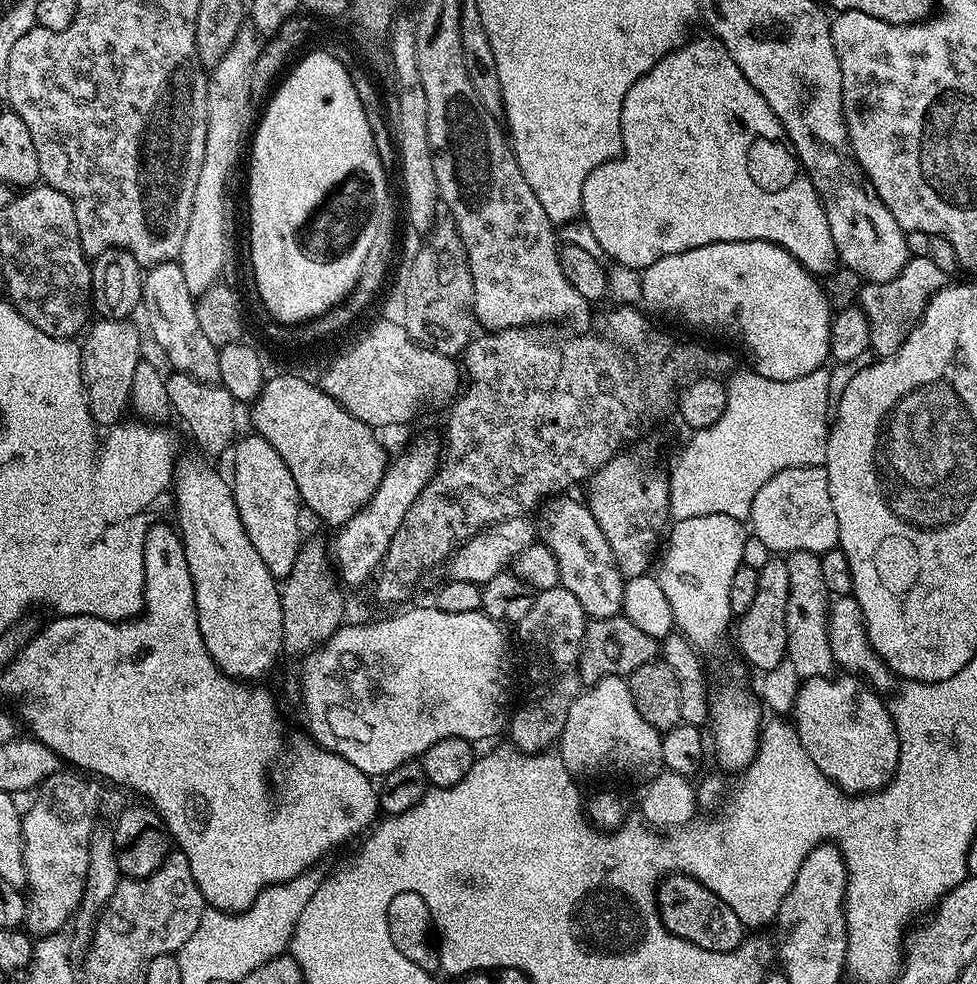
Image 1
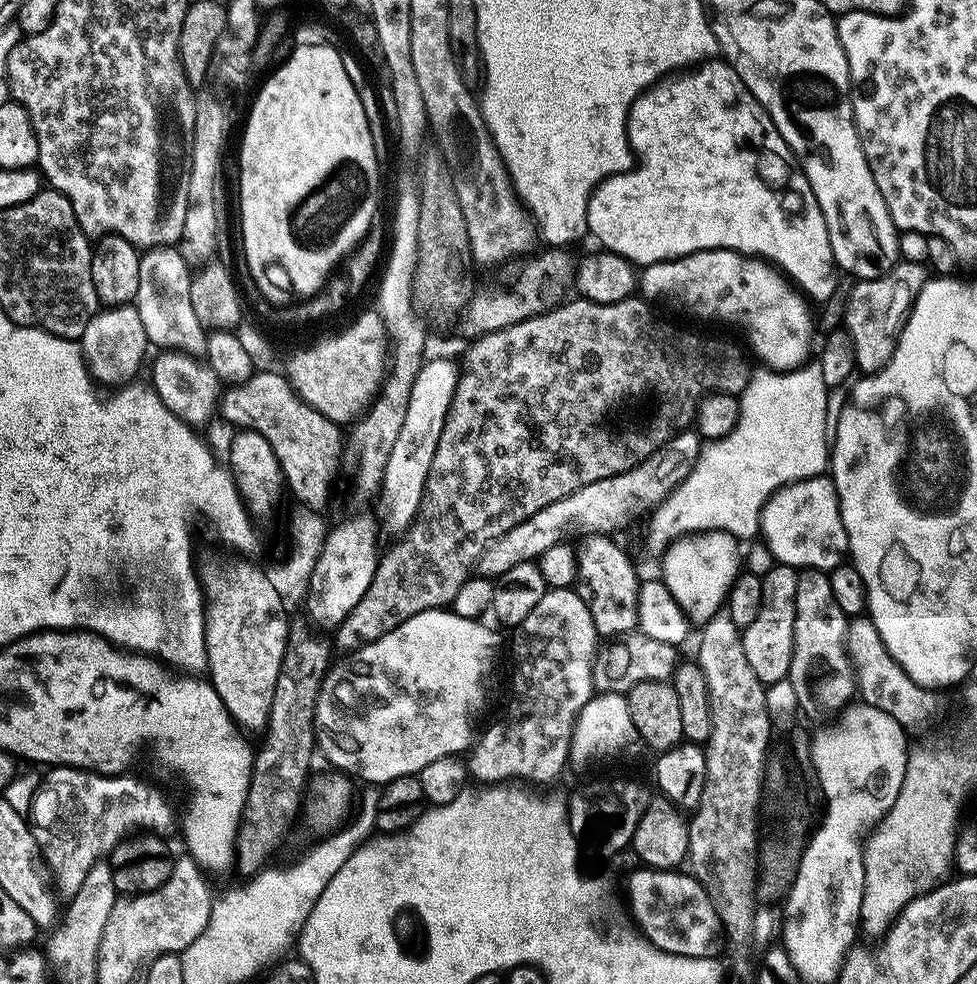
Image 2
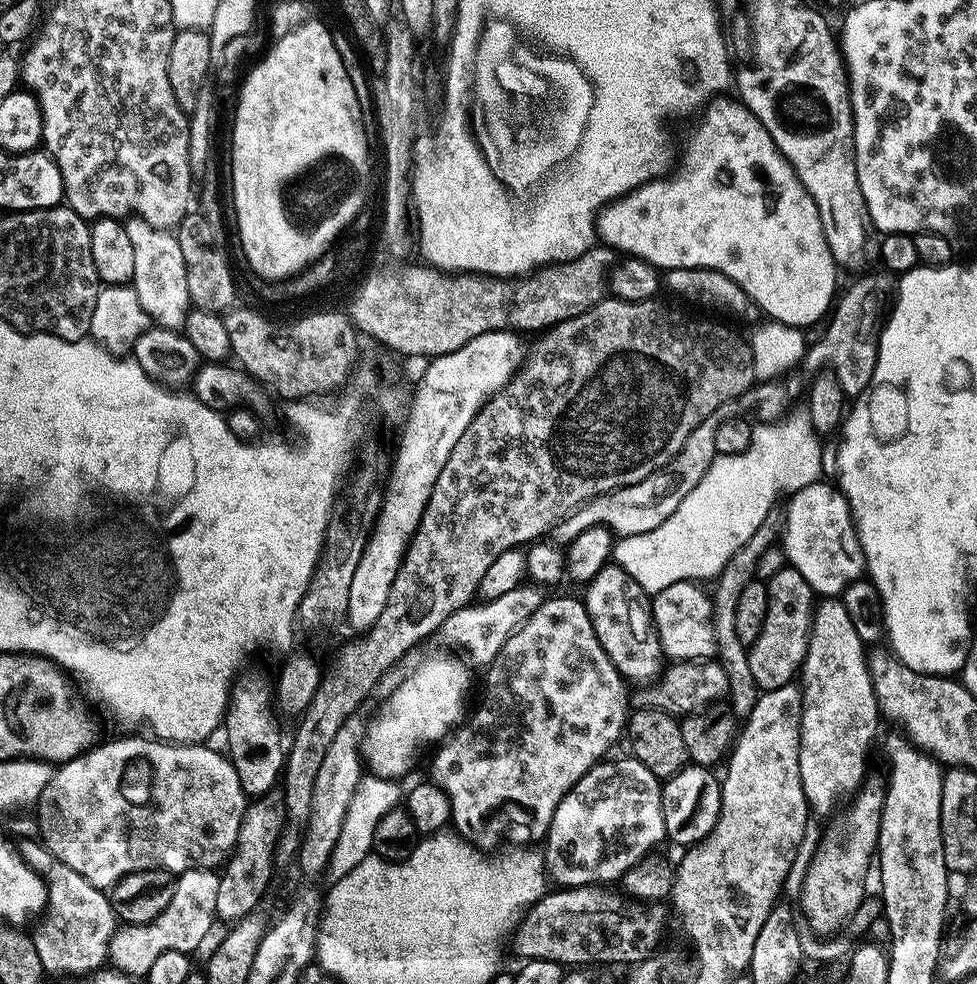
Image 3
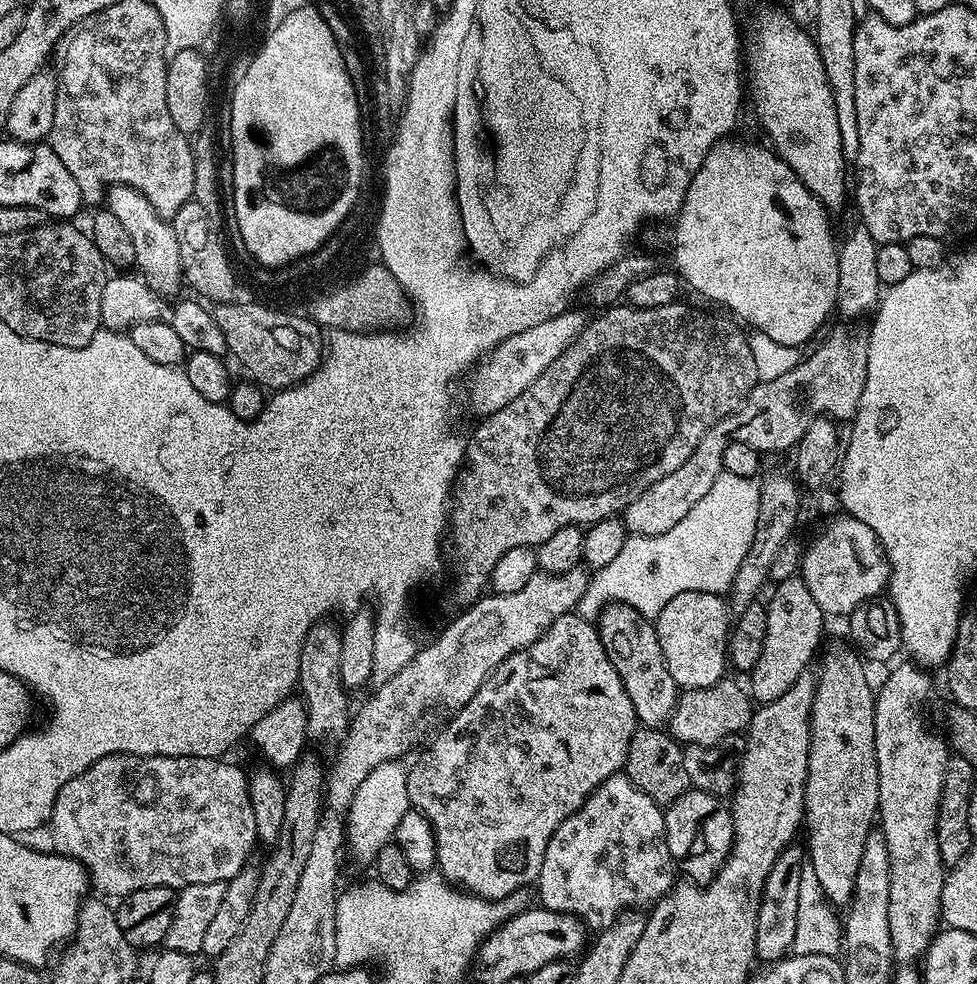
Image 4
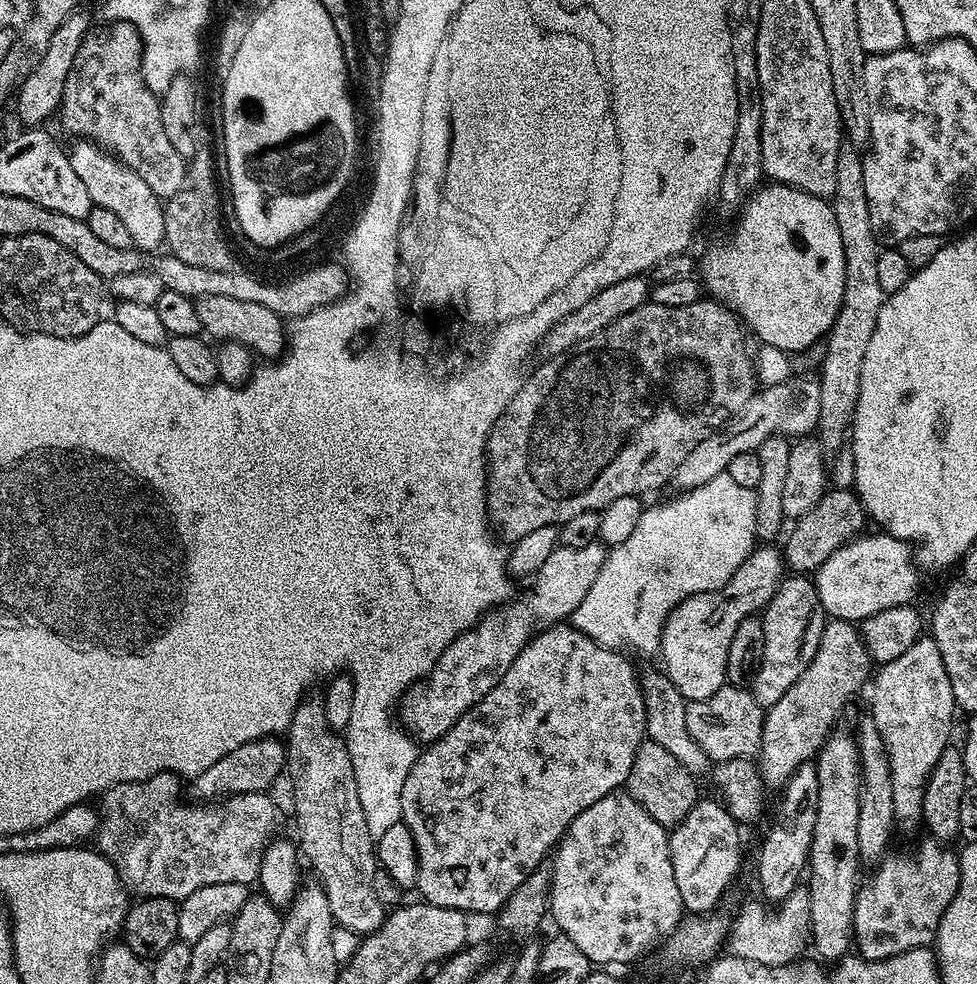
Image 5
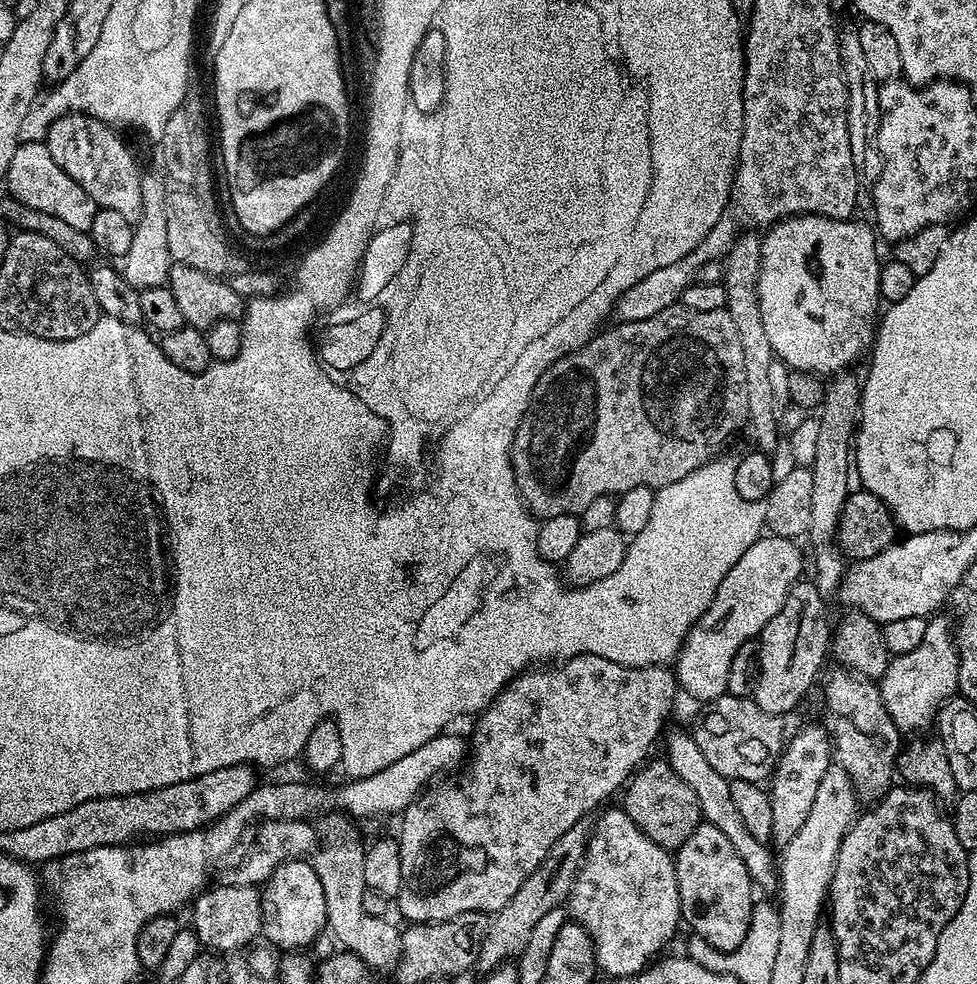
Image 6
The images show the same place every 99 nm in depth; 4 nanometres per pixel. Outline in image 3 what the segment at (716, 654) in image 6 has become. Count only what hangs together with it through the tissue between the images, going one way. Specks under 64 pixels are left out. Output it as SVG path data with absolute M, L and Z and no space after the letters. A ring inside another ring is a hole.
M683 580L674 582L674 586L666 586L666 590L655 593L651 597L652 623L660 639L660 646L665 657L676 662L703 662L716 656L715 630L712 625L712 601L709 593L703 592L699 583Z

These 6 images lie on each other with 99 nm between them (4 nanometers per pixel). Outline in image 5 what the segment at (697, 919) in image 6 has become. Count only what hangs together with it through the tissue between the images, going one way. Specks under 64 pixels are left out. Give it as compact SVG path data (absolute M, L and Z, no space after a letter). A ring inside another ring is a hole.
M697 799L686 818L671 829L668 845L670 862L674 866L674 882L682 894L684 911L688 914L712 914L717 911L720 899L740 872L741 825L725 810L719 799Z

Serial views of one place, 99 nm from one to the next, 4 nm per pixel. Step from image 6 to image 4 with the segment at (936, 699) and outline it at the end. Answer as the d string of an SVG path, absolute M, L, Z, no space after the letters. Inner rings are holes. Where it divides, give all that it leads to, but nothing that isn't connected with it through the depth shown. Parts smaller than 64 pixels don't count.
M897 663L897 668L878 688L874 714L880 799L878 828L886 838L886 850L890 850L890 938L893 957L904 964L923 957L938 931L936 923L940 924L942 920L940 899L946 865L938 850L936 827L942 782L950 755L949 741L928 728L927 722L920 717L924 703L932 696L932 680L923 667L907 663Z

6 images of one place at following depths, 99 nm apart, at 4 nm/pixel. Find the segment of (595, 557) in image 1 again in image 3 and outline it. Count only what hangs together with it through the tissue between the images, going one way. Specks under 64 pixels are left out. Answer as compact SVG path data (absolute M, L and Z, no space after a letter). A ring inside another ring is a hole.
M615 562L598 570L583 592L582 599L590 614L594 634L625 681L655 681L662 672L662 649L656 626L652 623L649 593L644 592L642 586L638 586L638 582L634 582L634 578L630 578L630 574Z

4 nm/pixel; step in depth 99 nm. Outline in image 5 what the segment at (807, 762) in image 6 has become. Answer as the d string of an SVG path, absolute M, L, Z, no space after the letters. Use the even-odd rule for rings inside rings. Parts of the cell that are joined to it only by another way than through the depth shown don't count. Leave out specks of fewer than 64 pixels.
M815 763L798 766L798 770L790 774L779 796L776 817L768 828L756 858L756 880L760 883L761 894L765 896L761 897L768 902L783 902L790 893L801 887L812 849L814 822L818 822L818 770Z

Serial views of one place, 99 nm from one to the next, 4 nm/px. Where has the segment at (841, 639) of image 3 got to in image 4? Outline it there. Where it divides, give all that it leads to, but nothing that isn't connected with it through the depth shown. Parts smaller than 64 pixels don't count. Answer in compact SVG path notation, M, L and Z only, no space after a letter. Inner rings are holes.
M832 644L829 648L827 645L818 660L820 672L815 673L816 693L812 703L812 737L804 787L806 832L808 828L806 860L814 866L814 874L818 874L818 886L822 886L824 897L833 906L851 905L854 882L858 874L858 862L862 862L862 846L866 846L868 833L873 831L874 819L880 807L878 762L874 750L876 697L874 688L868 685L868 676L864 673L865 661L858 655L855 647L845 644Z

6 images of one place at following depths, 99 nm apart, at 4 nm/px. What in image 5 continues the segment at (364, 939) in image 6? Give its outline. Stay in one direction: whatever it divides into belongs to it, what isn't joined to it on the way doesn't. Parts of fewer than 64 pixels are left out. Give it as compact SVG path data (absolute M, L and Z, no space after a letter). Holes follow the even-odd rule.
M305 698L301 700L300 706L288 727L286 733L286 776L289 776L289 778L292 779L292 796L296 799L296 832L300 835L300 840L298 839L298 848L302 853L303 859L307 861L307 863L308 860L312 863L312 868L317 874L315 877L319 880L319 883L323 885L326 892L326 898L328 898L330 902L330 911L333 915L333 921L335 921L341 929L355 932L357 934L367 934L379 930L386 919L386 907L378 900L377 895L374 894L374 876L378 869L374 837L370 834L370 830L366 826L366 814L362 810L362 802L358 798L358 782L356 781L354 766L352 765L350 754L348 753L345 737L328 725L326 722L326 710L319 699L311 700L311 698Z

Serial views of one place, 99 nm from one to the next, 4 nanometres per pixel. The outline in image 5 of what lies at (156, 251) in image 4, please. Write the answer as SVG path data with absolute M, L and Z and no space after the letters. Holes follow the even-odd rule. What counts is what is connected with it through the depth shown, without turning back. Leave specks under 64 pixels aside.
M83 138L73 144L76 145L68 152L70 166L74 166L74 174L78 174L78 179L85 184L93 205L112 211L123 222L130 233L132 247L142 252L155 253L159 249L156 247L165 243L166 234L161 197L156 196L154 190L150 190L150 186L146 186L146 182L142 182L134 170L130 170L130 166L123 164L100 145Z

